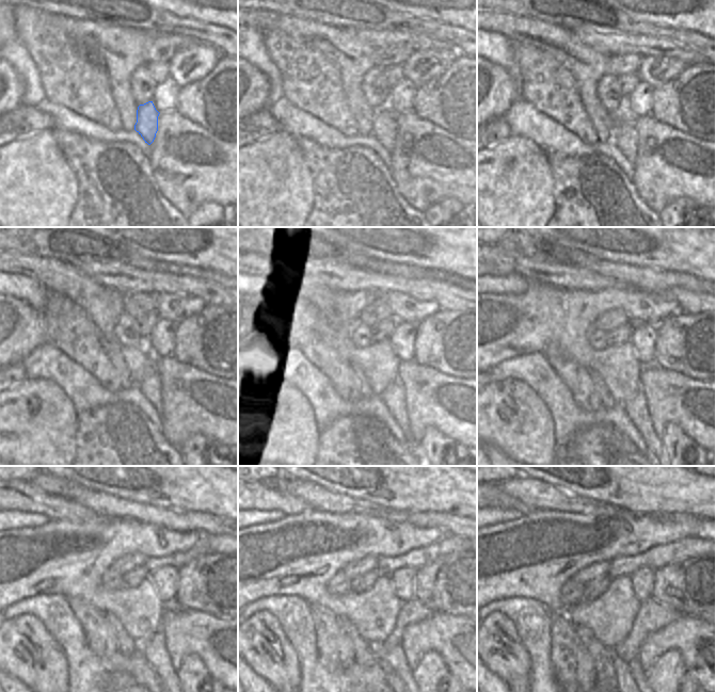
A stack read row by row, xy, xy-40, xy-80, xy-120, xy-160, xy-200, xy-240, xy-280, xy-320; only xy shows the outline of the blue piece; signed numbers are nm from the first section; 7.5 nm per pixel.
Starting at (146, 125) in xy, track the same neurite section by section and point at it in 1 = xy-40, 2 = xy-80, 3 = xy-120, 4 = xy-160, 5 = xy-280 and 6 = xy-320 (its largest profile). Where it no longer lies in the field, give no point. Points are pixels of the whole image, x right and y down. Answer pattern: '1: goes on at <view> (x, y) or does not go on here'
1: goes on at xy-40 (385, 122)
2: goes on at xy-80 (624, 134)
3: goes on at xy-120 (150, 386)
4: goes on at xy-160 (394, 398)
5: goes on at xy-280 (396, 660)
6: goes on at xy-320 (639, 675)

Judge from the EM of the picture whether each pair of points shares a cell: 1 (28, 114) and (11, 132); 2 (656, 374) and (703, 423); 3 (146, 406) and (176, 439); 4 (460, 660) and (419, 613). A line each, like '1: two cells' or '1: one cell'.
1: one cell
2: one cell
3: two cells
4: two cells

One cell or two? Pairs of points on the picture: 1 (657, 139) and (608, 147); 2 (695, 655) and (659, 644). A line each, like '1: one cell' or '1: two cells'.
1: two cells
2: one cell

